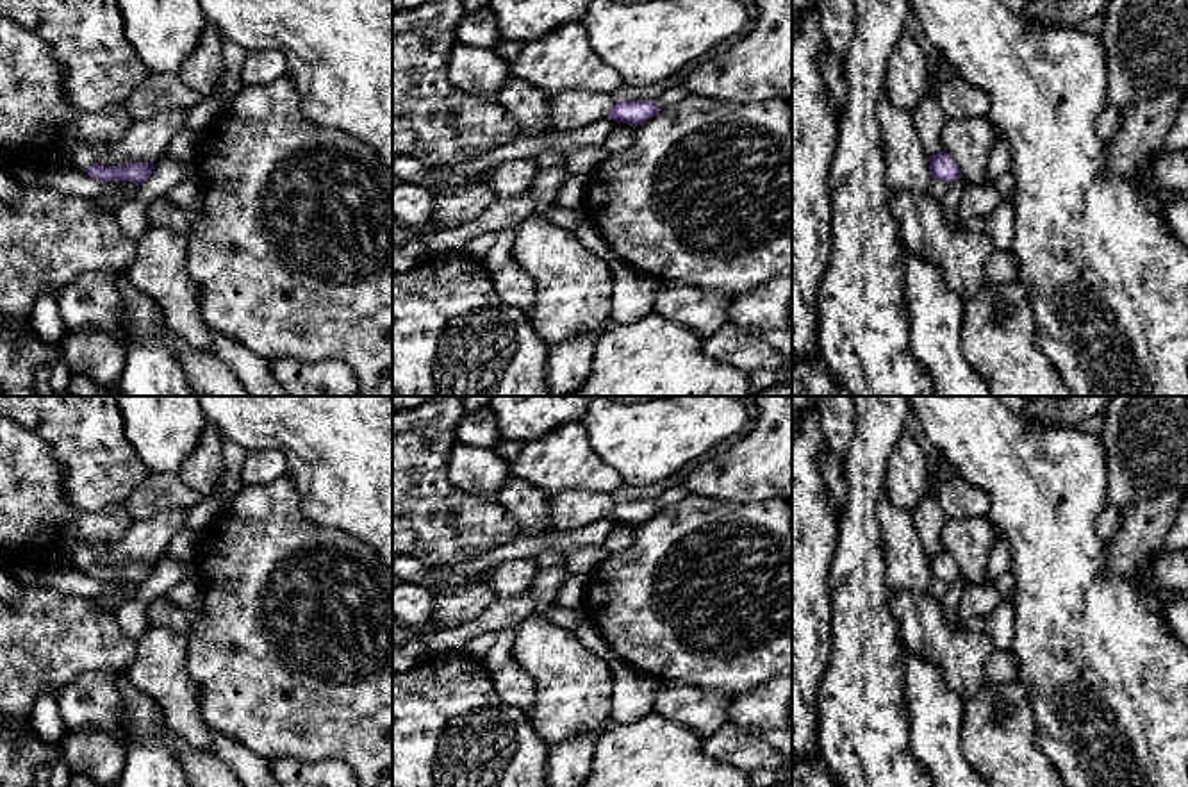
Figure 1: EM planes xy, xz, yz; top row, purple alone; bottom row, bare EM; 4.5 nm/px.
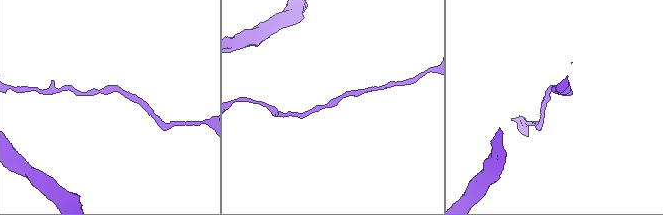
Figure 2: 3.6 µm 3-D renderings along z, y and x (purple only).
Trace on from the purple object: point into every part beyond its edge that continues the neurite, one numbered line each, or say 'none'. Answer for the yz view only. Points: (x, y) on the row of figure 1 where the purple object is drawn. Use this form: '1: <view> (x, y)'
none

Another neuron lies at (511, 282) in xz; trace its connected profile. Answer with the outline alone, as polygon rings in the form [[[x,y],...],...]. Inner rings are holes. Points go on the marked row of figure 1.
[[[514,259],[491,271],[491,280],[501,302],[526,314],[533,309],[535,284]]]

